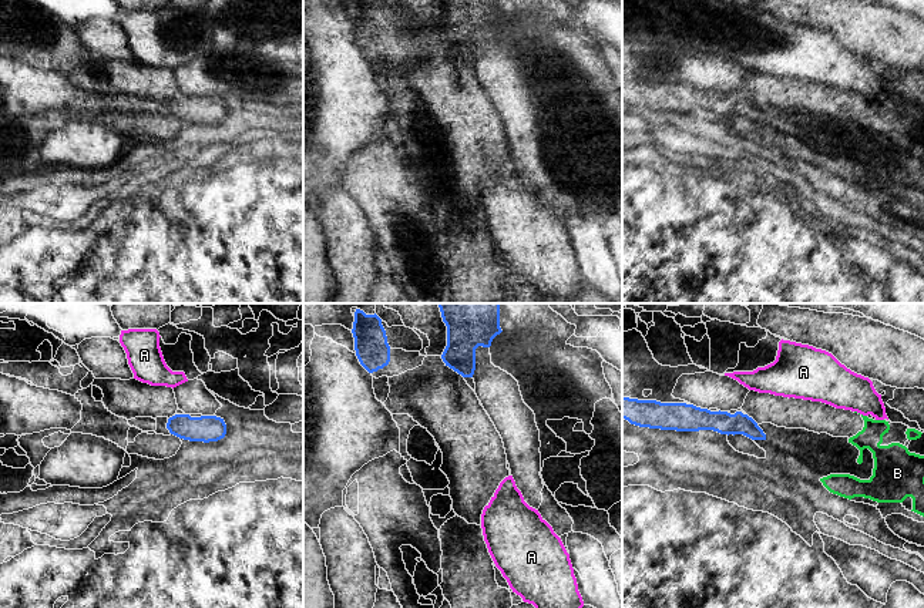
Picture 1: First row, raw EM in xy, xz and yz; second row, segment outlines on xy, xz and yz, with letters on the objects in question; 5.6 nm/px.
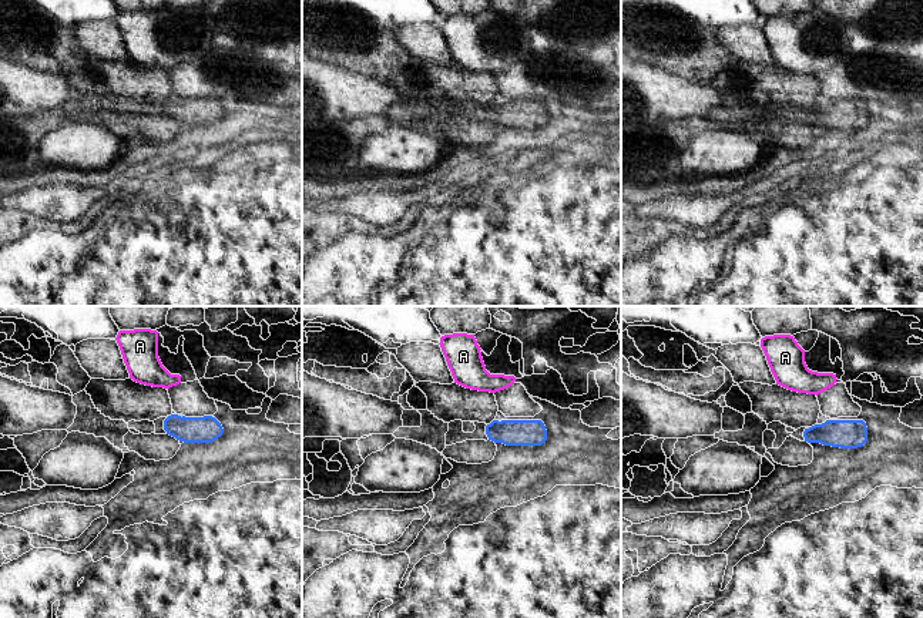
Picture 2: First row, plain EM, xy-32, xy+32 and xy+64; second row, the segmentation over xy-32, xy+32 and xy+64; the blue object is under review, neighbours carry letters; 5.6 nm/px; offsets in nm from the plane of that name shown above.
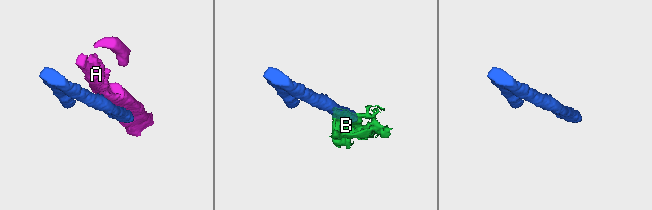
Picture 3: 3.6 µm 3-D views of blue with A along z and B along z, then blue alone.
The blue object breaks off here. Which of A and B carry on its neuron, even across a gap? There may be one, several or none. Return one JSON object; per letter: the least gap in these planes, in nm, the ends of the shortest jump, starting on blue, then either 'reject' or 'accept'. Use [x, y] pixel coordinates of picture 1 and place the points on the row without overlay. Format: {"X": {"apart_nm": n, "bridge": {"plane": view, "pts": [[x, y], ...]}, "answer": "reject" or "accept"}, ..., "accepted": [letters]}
{"A": {"apart_nm": 140, "bridge": {"plane": "yz", "pts": [[741, 93], [749, 70]]}, "answer": "reject"}, "B": {"apart_nm": 380, "bridge": {"plane": "yz", "pts": [[765, 120], [820, 160]]}, "answer": "accept"}, "accepted": ["B"]}

